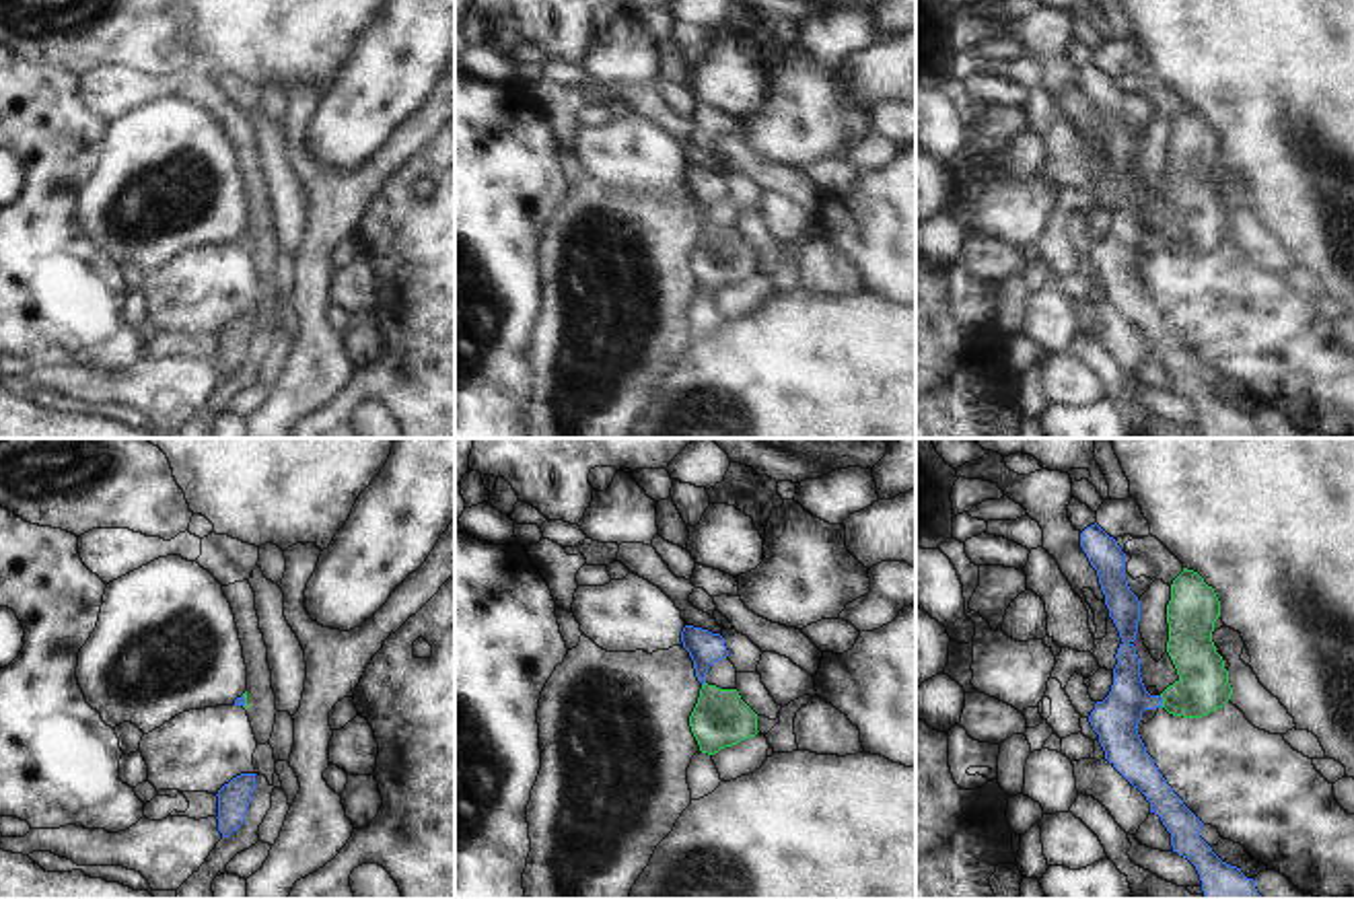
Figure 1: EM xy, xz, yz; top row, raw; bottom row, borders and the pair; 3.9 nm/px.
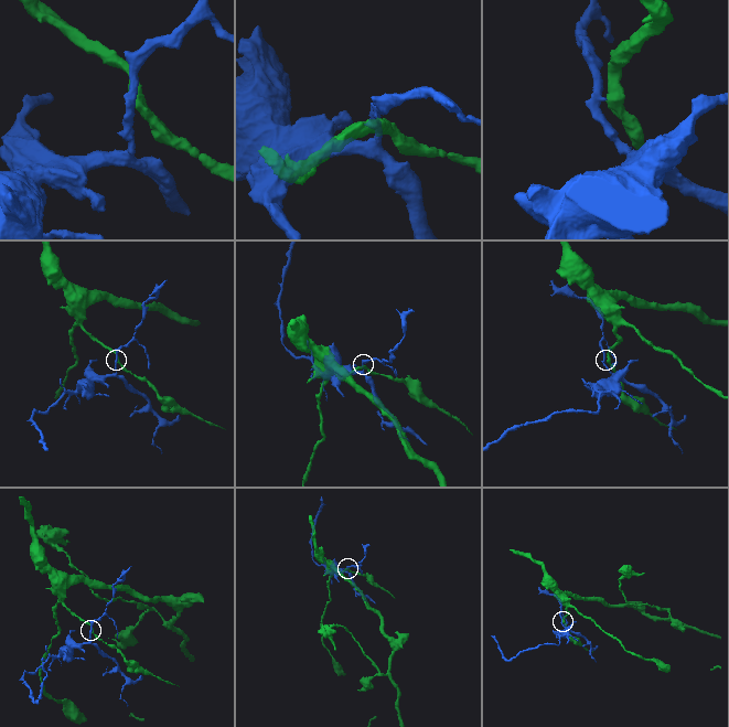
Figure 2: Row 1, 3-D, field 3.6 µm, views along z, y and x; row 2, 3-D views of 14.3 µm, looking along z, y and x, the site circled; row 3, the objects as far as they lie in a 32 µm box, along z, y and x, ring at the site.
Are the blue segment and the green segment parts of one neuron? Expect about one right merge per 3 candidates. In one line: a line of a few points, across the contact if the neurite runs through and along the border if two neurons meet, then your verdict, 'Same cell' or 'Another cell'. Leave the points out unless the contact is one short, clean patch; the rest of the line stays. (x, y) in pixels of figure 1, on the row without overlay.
Line: yz (1159, 235), (1161, 245). Another cell

